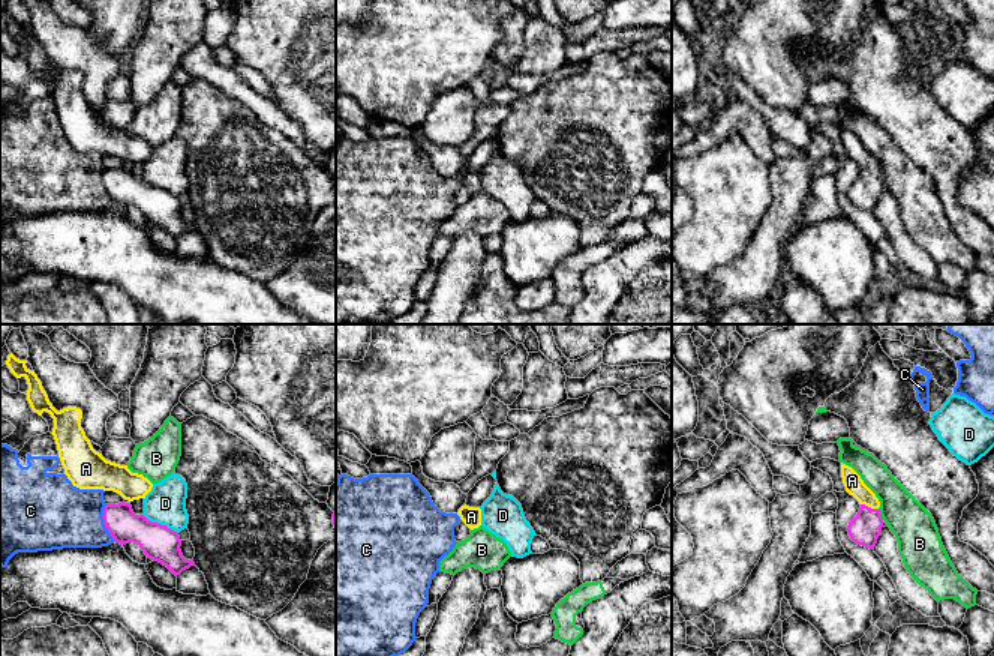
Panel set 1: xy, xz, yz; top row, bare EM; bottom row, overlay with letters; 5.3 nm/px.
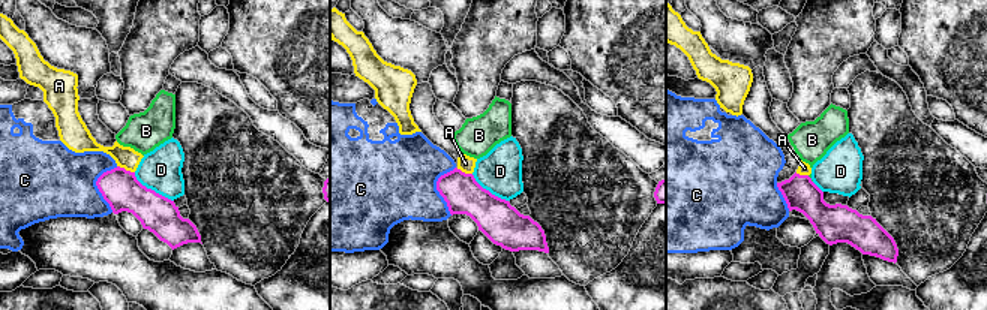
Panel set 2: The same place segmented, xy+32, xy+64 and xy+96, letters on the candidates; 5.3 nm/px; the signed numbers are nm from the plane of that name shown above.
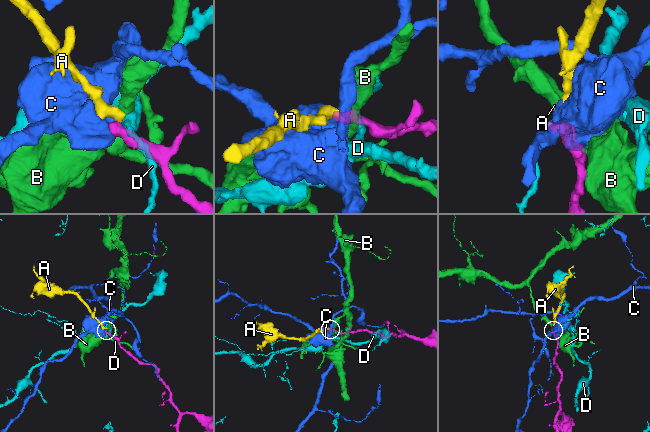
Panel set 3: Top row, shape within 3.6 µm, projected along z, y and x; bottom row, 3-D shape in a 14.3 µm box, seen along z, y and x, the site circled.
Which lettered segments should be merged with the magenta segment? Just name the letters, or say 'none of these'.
A

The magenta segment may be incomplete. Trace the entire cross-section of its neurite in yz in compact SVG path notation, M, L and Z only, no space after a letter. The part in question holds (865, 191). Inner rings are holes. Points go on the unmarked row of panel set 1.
M843 126L841 141L846 155L861 168L858 179L847 189L849 200L858 209L874 213L883 191L883 182L879 174L880 165L861 140Z

